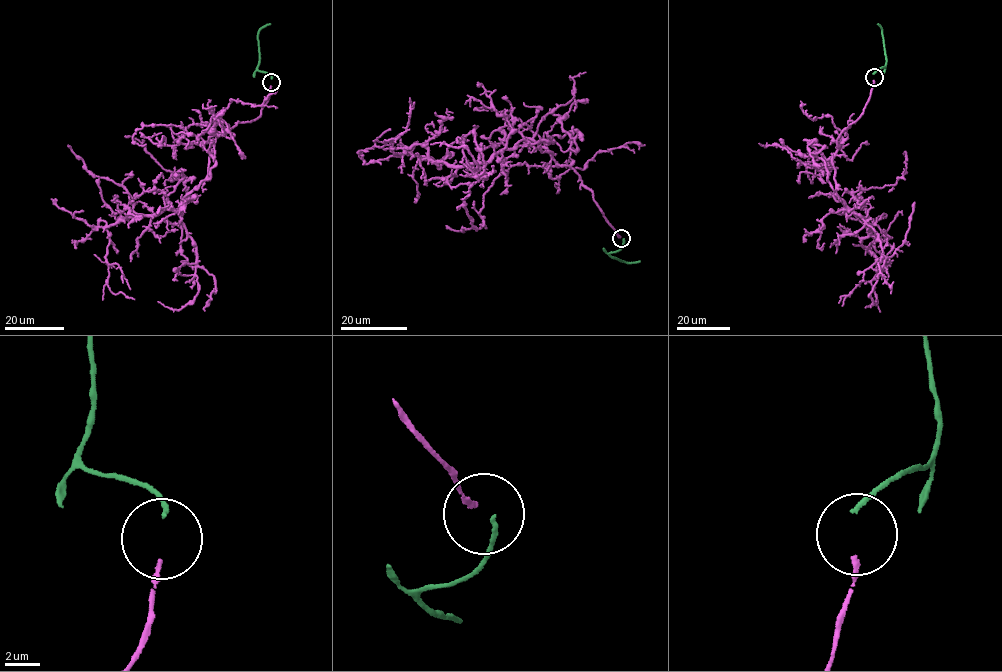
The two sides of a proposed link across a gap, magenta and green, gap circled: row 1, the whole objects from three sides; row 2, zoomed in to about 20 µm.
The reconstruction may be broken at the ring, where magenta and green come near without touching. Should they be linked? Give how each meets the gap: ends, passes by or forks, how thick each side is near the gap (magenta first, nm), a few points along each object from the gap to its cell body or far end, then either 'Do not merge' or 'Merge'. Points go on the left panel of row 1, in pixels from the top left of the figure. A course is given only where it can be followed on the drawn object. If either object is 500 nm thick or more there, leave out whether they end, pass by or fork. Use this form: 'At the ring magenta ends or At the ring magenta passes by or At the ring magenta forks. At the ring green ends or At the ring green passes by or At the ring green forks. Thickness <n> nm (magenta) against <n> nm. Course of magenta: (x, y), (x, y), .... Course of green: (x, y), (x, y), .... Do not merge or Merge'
At the ring magenta ends. At the ring green ends. Thickness 280 nm (magenta) against 280 nm. Course of magenta: (271, 85), (260, 116), (215, 138), (208, 177), (178, 208), (125, 217), (106, 228), (108, 287), (134, 299). Course of green: (271, 79), (268, 73), (257, 68), (258, 31), (270, 23). Merge

